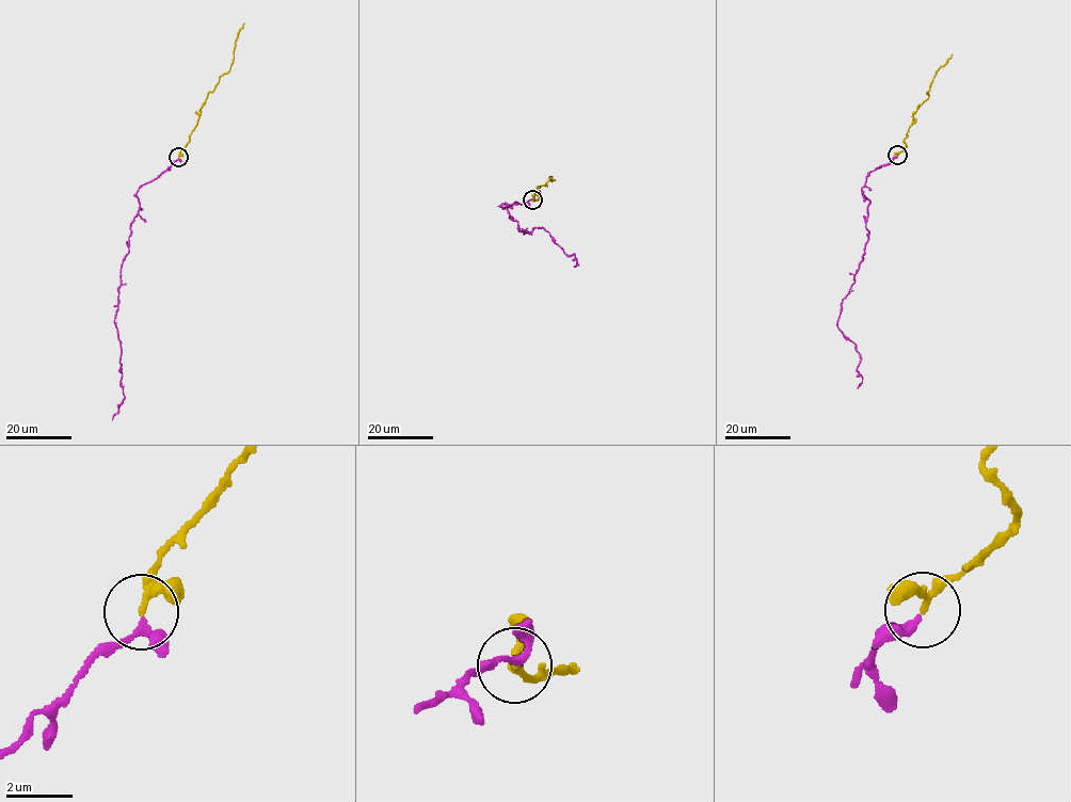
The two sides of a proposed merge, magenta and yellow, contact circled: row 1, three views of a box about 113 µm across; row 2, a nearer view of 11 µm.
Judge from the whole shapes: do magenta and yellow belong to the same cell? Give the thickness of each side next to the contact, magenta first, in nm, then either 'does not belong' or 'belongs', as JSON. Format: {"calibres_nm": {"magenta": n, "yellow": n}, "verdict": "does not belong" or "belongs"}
{"calibres_nm": {"magenta": 170, "yellow": 170}, "verdict": "belongs"}

